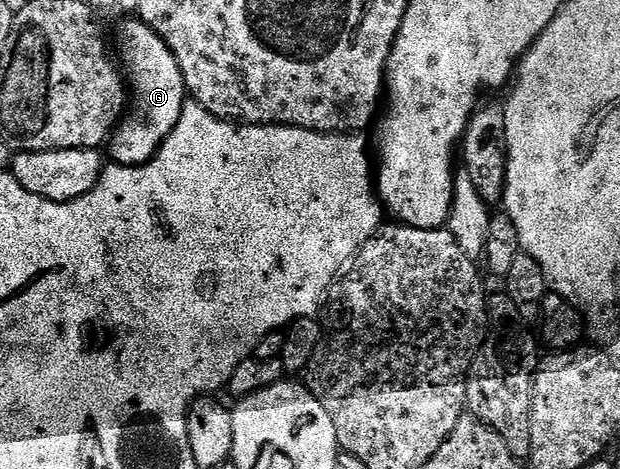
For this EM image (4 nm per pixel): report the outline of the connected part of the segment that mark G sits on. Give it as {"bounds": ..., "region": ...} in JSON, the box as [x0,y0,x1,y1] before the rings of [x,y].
{"bounds":[108,18,187,166],"region":[[[139,18],[122,20],[125,21],[117,32],[117,48],[121,51],[119,64],[124,79],[131,89],[131,103],[111,137],[108,159],[123,166],[139,166],[147,163],[161,149],[161,143],[171,130],[175,130],[187,102],[187,93],[179,62],[175,62],[175,54],[171,54],[167,42]]]}

